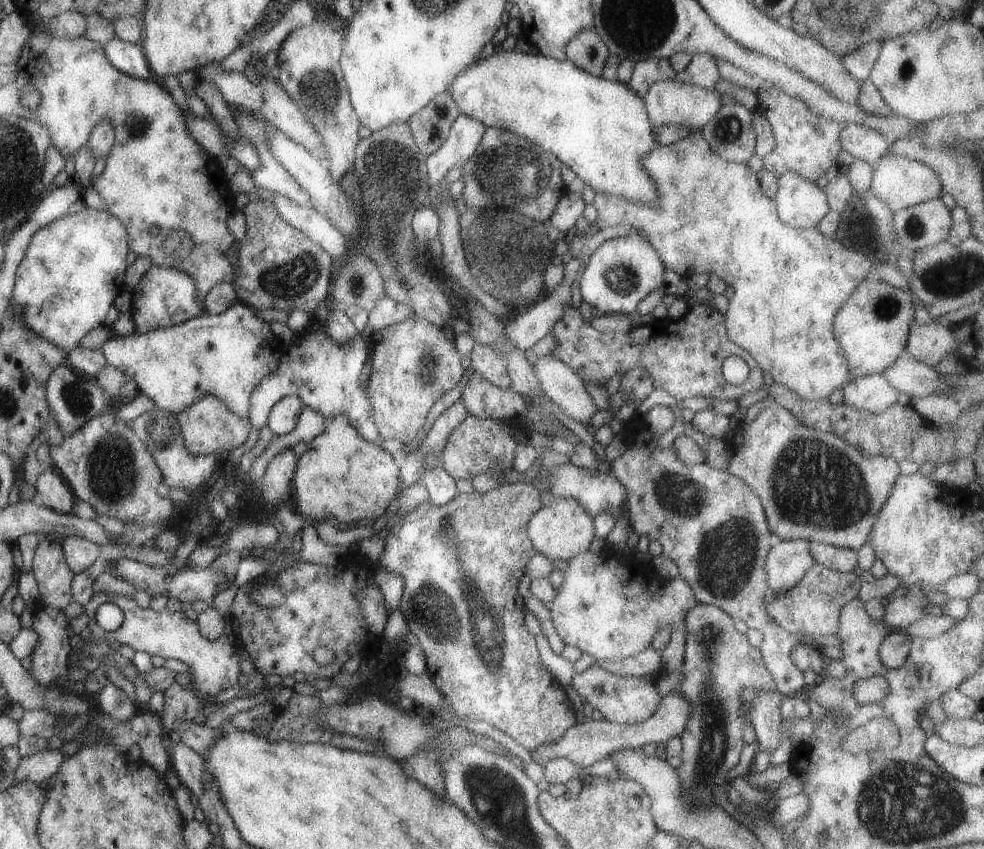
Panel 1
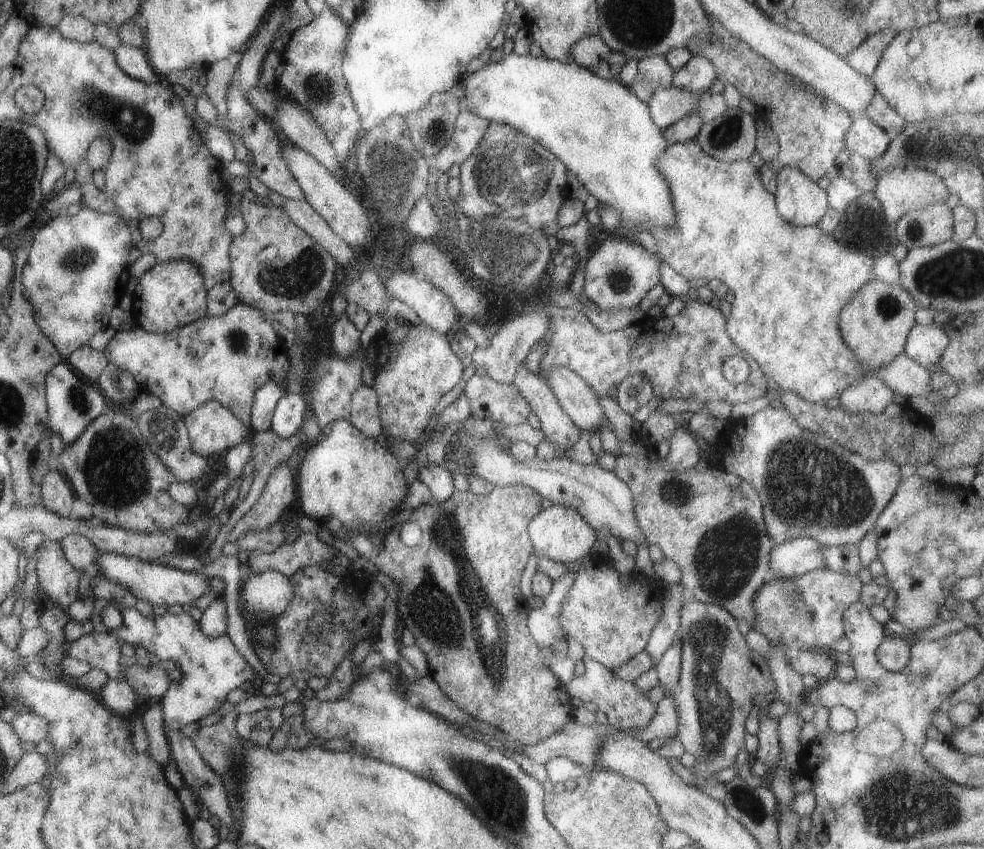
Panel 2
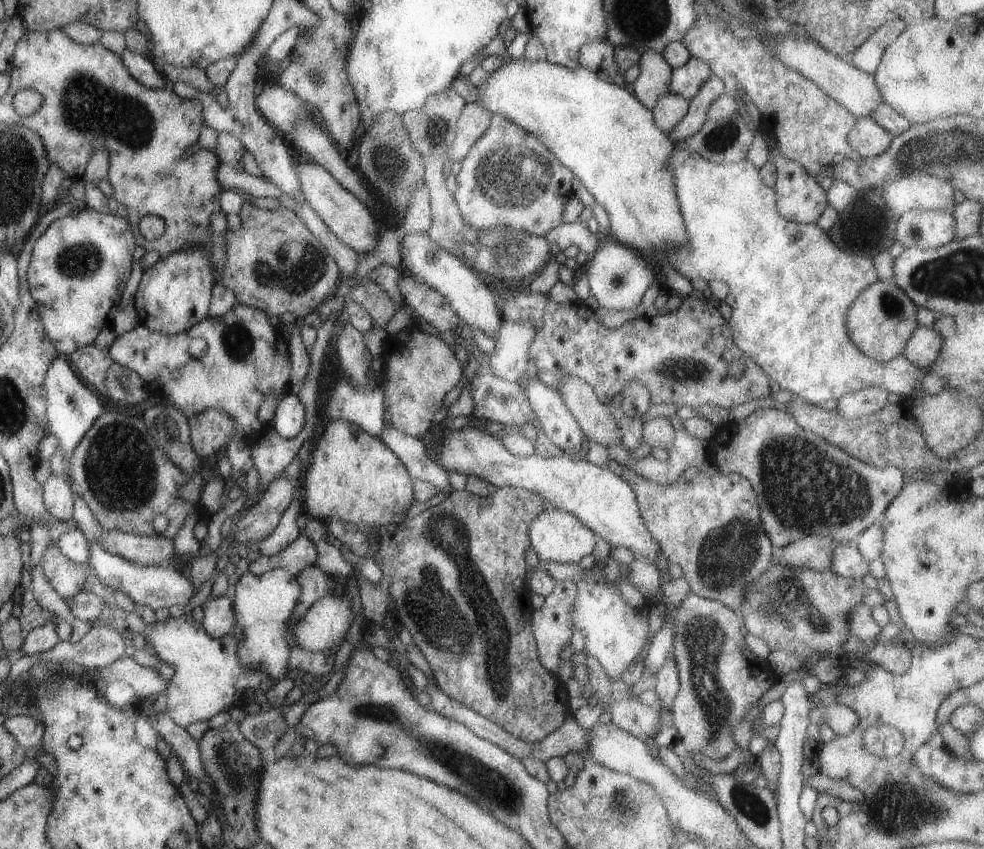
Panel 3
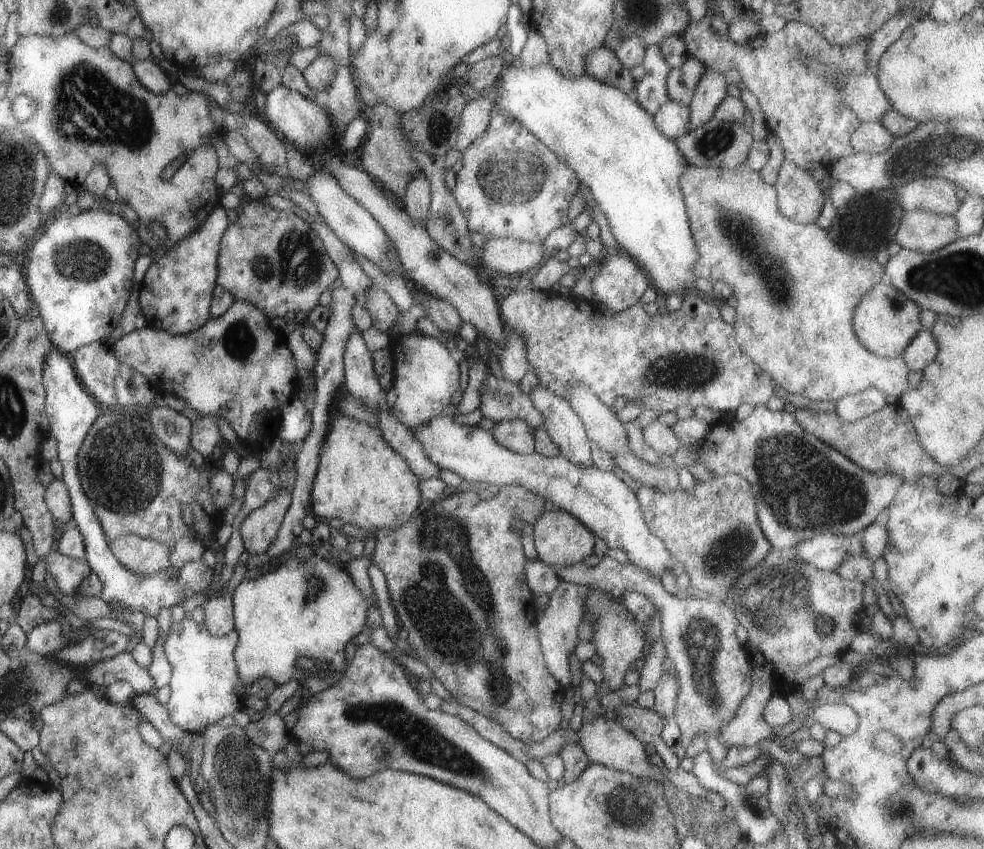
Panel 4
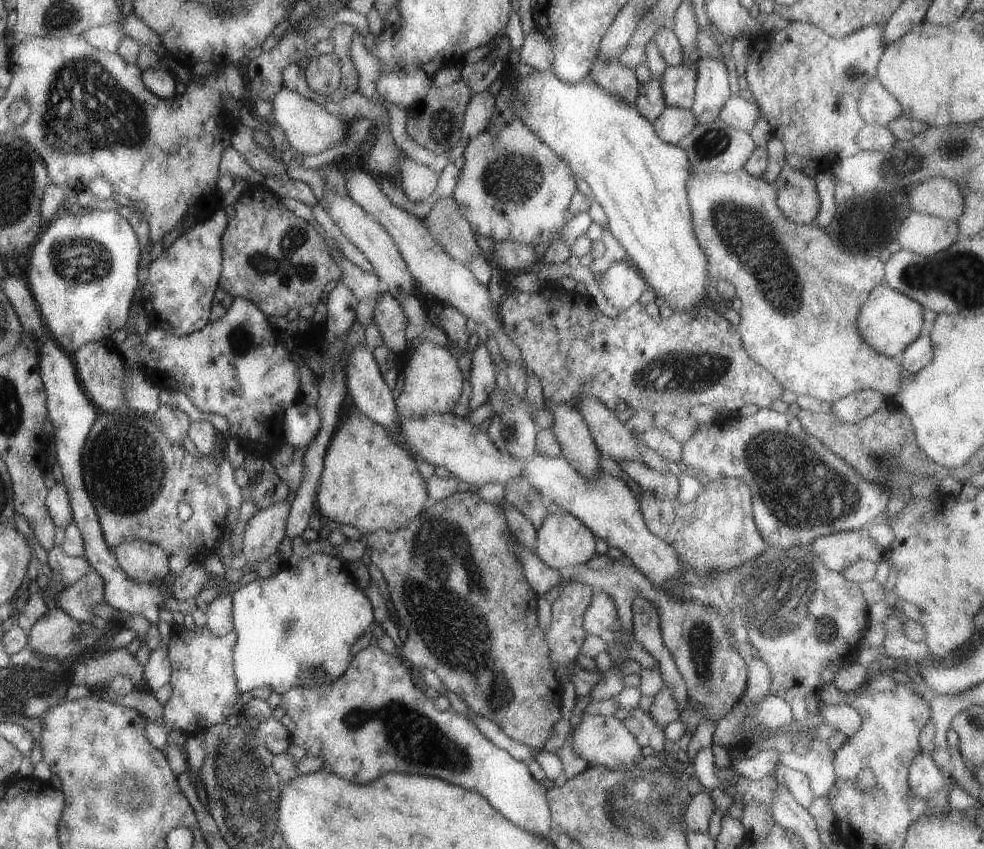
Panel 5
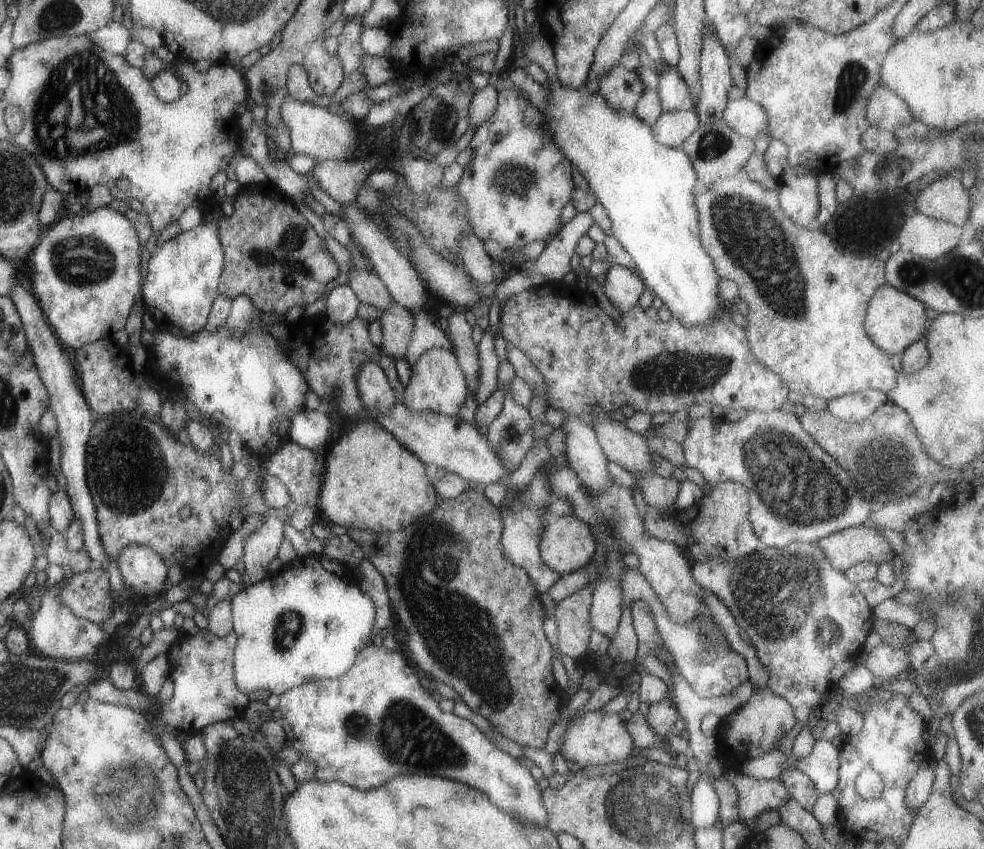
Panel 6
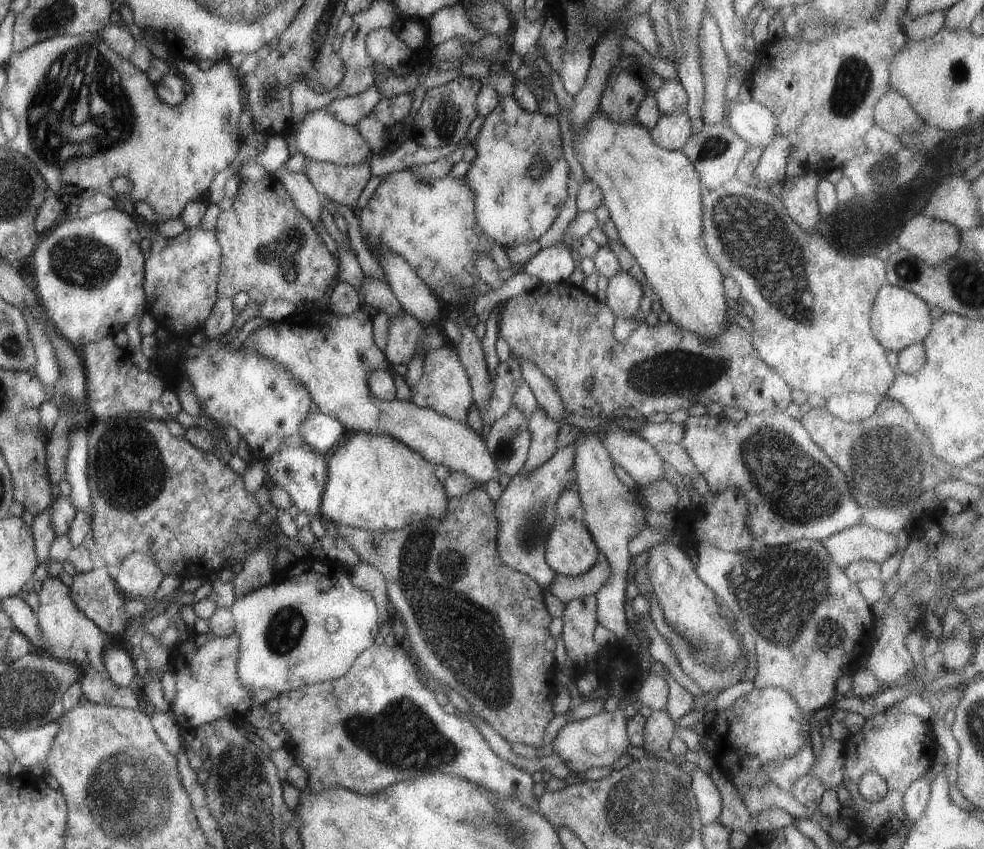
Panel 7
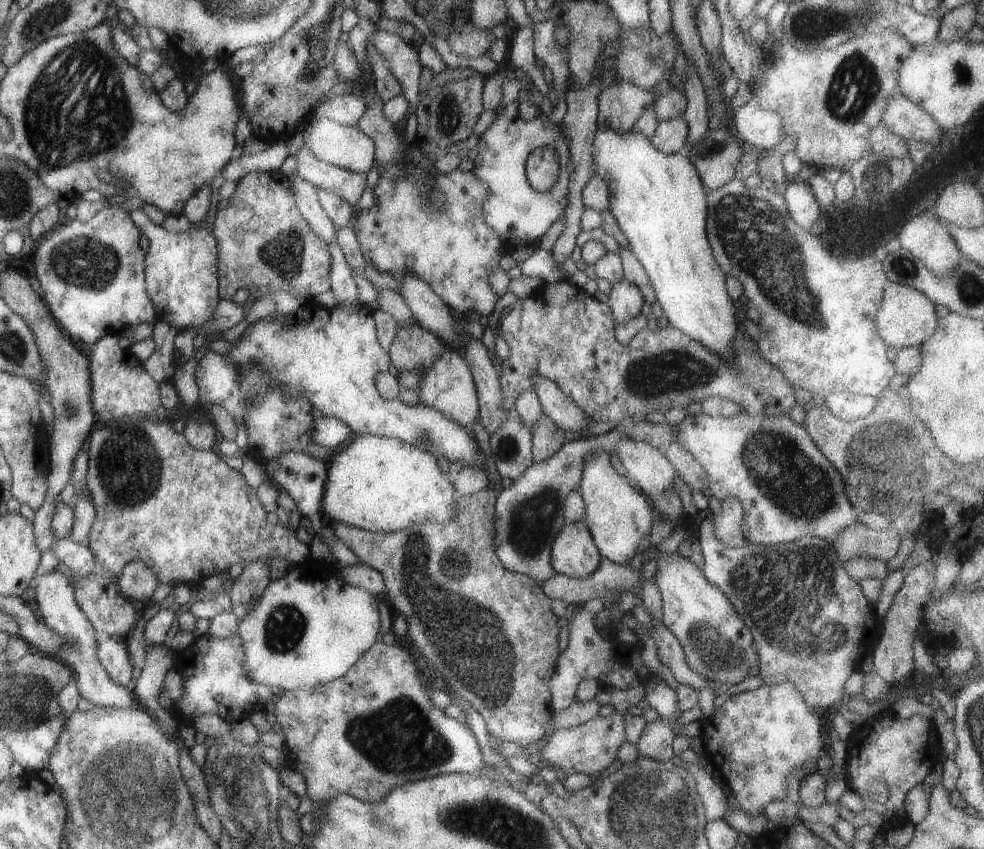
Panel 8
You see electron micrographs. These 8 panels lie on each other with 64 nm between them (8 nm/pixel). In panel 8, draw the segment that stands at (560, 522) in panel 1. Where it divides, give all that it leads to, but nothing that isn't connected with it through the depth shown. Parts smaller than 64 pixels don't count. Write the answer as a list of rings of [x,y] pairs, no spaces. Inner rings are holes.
[[[584,521],[563,524],[552,540],[549,562],[555,573],[585,578],[597,570],[601,556]]]

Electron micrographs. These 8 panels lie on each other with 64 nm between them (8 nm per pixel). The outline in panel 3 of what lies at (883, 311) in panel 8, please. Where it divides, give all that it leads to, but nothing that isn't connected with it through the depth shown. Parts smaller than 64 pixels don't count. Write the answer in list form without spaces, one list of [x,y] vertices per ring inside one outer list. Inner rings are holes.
[[[891,281],[873,282],[851,302],[845,312],[845,330],[857,351],[874,362],[883,363],[897,357],[903,351],[905,342],[916,328],[916,307],[903,290]]]

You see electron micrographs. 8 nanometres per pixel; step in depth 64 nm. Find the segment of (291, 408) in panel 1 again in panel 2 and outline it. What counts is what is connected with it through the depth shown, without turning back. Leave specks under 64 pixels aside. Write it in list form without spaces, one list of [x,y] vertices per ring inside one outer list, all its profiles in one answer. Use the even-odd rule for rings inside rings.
[[[287,392],[275,404],[268,430],[277,439],[287,439],[300,428],[305,412],[307,412],[306,403],[299,392]]]

